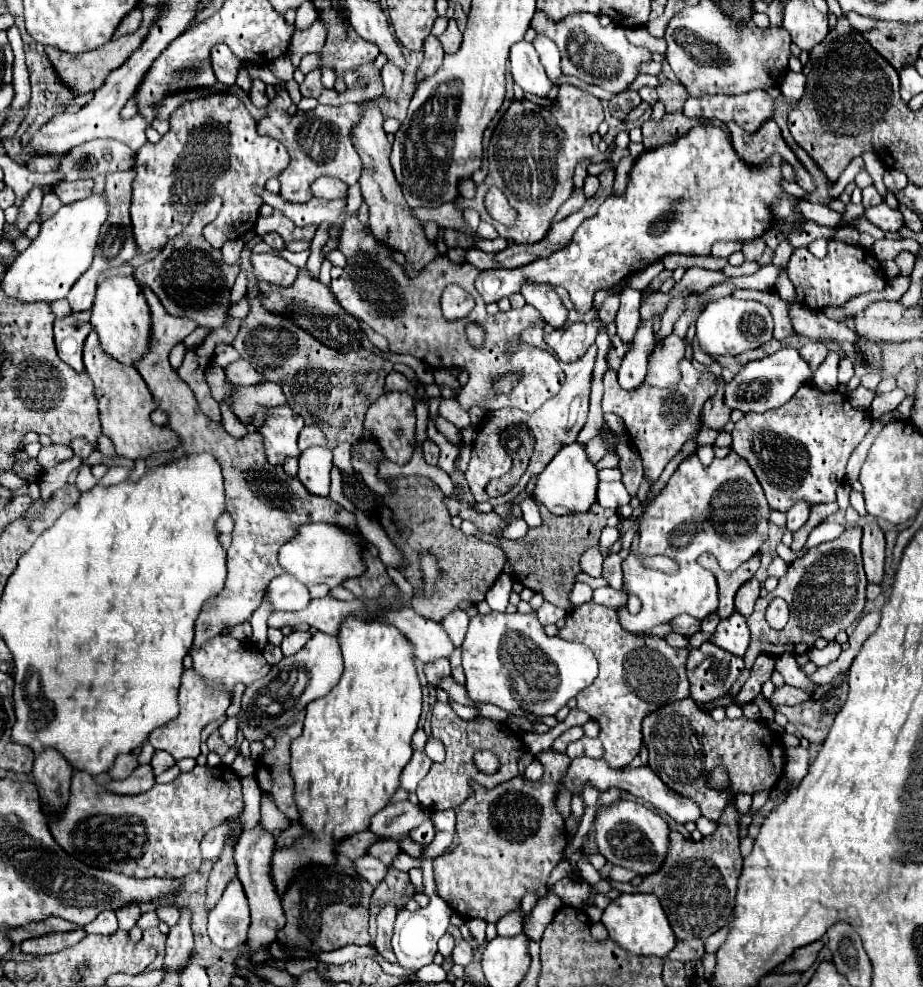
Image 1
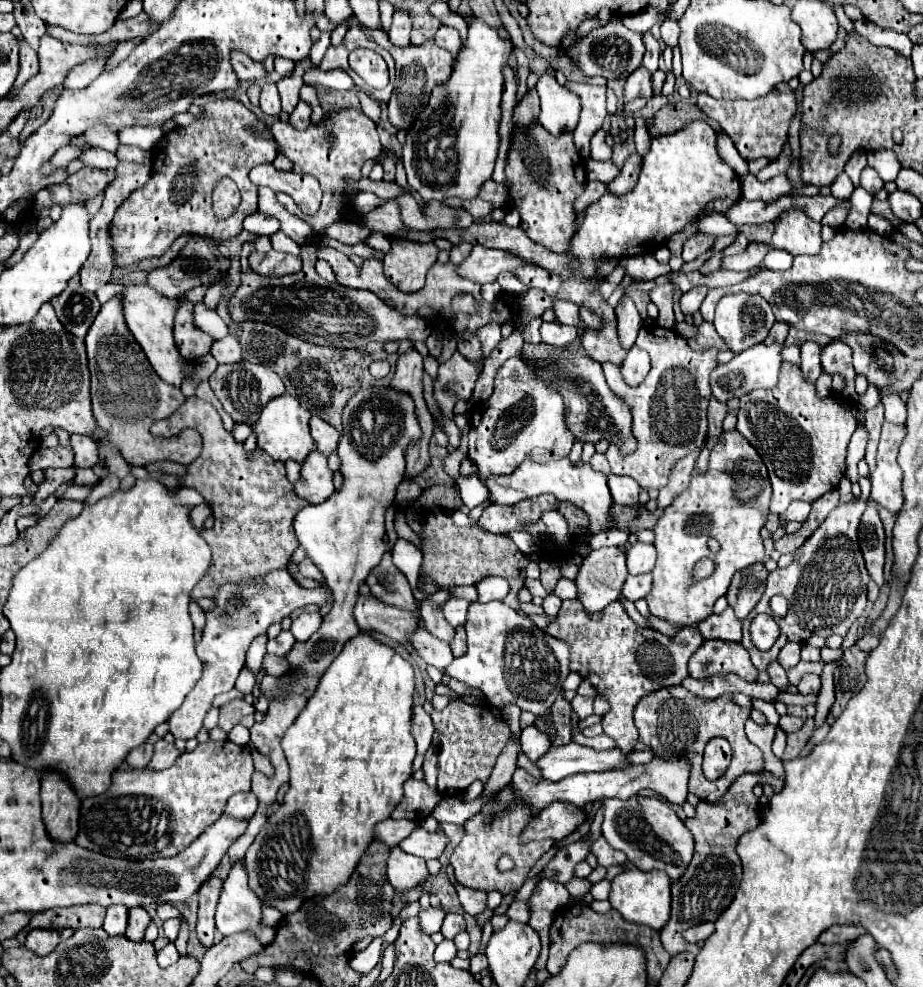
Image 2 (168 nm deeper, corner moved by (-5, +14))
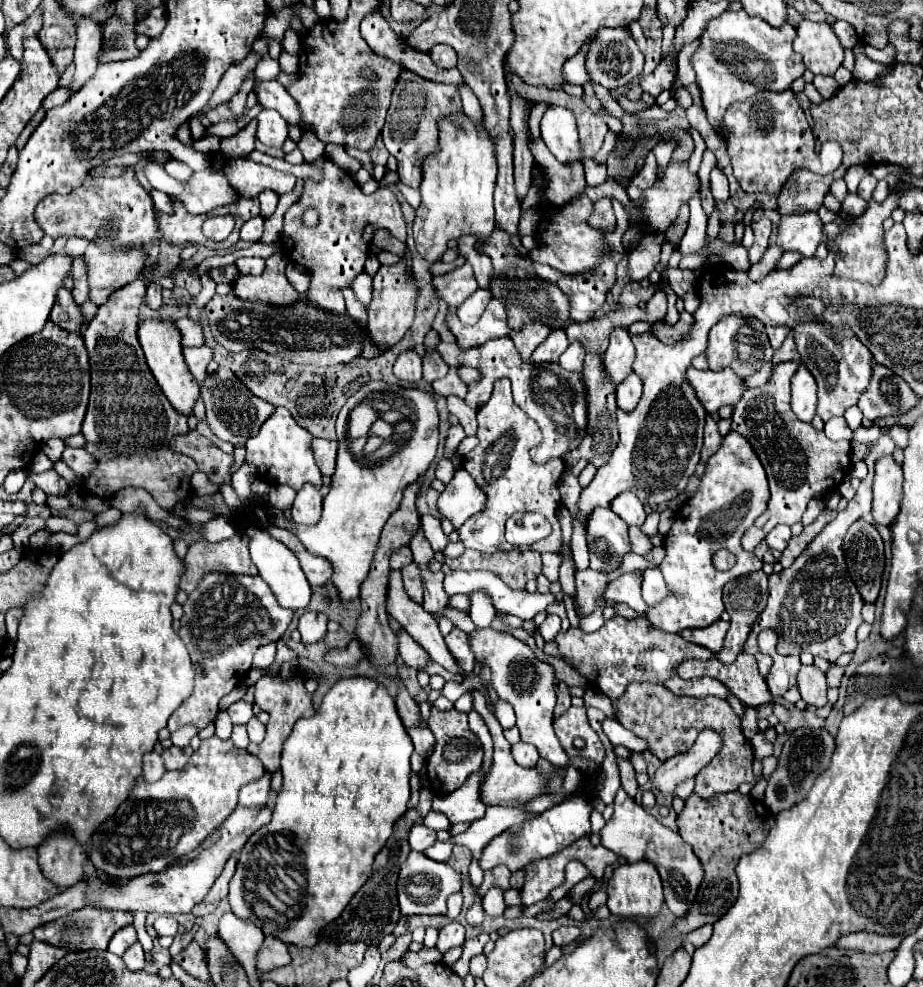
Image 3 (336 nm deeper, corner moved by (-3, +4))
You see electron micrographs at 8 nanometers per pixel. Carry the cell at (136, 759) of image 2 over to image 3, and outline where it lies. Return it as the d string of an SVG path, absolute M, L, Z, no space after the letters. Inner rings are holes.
M150 751L144 755L144 767L142 767L142 777L146 781L158 781L166 773L162 757L156 751Z

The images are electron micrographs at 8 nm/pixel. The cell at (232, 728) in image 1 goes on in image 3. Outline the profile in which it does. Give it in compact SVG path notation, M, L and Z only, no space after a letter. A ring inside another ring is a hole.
M252 717L252 719L248 721L248 737L250 737L252 743L262 743L264 731L266 731L266 727L264 727L256 717Z

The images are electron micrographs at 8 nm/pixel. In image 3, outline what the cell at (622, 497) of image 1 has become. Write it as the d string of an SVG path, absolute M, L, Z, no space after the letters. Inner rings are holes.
M626 491L626 493L620 493L614 501L612 501L612 507L610 507L626 525L642 525L644 519L646 519L646 513L644 513L644 507L640 503L640 499L636 495L632 495L632 491Z

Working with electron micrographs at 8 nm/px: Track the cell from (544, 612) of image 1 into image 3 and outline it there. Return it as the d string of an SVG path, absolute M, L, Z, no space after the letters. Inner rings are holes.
M548 615L544 619L544 623L540 625L540 633L546 641L552 641L558 631L560 631L560 617L558 615Z

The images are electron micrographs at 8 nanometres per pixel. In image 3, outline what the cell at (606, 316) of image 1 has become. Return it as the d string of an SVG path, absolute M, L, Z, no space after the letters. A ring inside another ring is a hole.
M656 235L656 237L646 237L642 243L638 243L636 249L630 251L628 255L628 277L630 281L642 281L646 279L652 269L658 265L660 261L660 247L662 247L664 235Z

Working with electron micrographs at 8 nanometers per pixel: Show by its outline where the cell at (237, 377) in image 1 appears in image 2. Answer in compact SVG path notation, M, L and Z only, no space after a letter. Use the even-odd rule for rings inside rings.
M226 335L218 341L212 341L210 345L210 355L218 361L218 363L236 363L242 359L242 349L236 337Z

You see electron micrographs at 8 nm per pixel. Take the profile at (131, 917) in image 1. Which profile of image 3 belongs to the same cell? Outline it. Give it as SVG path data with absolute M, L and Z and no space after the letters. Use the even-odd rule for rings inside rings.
M136 941L132 947L128 947L128 951L122 955L122 959L124 959L124 963L126 963L126 967L128 967L130 971L144 969L146 959L144 959L144 949L142 949L140 941Z

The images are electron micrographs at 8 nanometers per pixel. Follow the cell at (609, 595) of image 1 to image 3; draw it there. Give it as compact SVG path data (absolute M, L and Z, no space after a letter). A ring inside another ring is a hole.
M646 569L644 581L642 581L642 599L646 601L646 605L656 605L666 595L668 595L668 589L662 579L662 573L658 569Z

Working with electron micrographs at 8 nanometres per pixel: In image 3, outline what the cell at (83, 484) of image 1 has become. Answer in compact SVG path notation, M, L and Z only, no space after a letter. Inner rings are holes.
M50 515L50 519L46 521L46 529L52 533L64 531L64 533L76 533L76 523L72 519L68 519L66 515Z

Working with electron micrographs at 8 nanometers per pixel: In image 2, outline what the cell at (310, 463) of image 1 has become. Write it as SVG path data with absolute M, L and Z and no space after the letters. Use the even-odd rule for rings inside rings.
M314 451L306 459L306 463L302 465L302 475L294 483L294 491L298 497L306 499L312 505L326 501L330 493L334 493L332 471L328 469L326 457L322 457L322 453Z

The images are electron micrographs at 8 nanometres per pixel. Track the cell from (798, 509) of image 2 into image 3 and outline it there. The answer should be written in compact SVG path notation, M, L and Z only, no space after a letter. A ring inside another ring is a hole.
M778 525L778 527L774 527L774 529L766 535L766 543L768 543L772 549L778 549L778 551L782 551L782 549L786 547L788 539L790 539L790 527L788 527L788 525Z

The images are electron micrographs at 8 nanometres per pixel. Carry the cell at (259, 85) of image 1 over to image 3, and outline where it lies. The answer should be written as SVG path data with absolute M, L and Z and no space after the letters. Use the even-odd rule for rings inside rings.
M262 109L258 119L256 137L268 147L282 147L288 137L288 123L274 109Z

